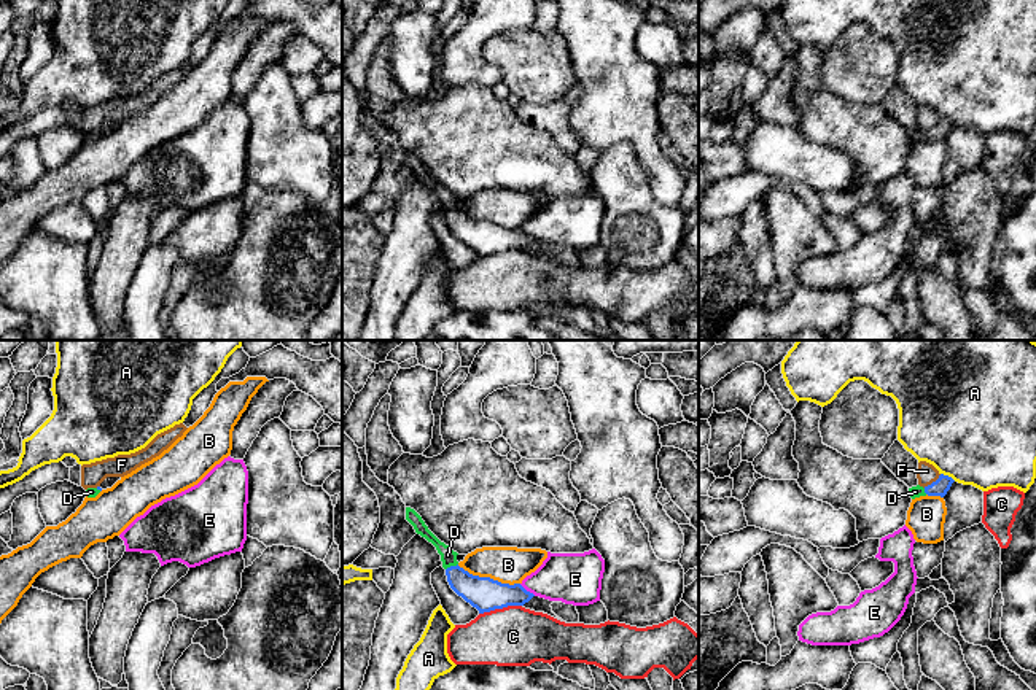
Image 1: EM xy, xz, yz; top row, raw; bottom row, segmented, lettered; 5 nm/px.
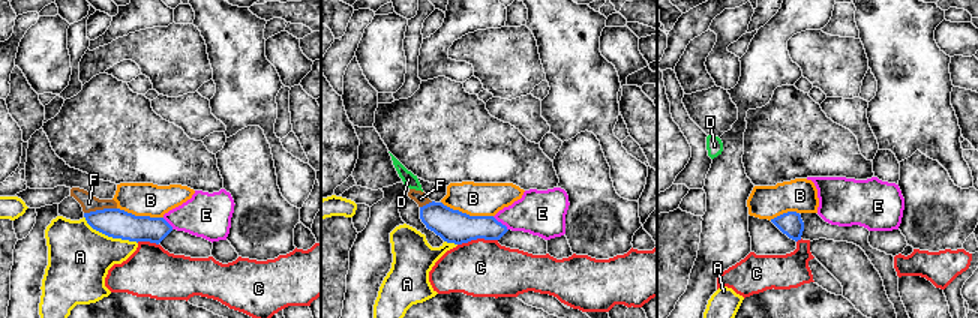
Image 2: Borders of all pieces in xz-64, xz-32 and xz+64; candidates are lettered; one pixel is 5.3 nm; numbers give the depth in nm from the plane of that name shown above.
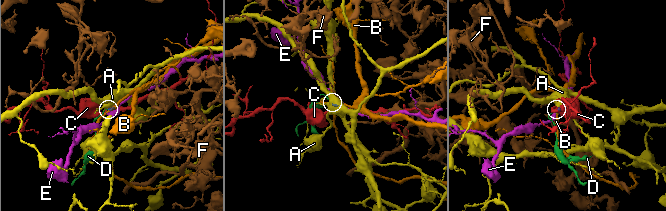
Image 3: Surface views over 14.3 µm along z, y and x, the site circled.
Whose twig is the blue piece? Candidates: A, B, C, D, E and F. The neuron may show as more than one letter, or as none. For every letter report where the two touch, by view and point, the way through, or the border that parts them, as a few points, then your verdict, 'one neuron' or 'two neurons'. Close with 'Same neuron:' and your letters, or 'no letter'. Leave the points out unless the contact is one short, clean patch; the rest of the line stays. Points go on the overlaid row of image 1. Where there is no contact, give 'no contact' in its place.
A: yz (947, 476) | along yz (941, 472), (955, 480) | two neurons
B: xz (489, 577) | two neurons
C: xz (500, 608) | along xz (521, 604), (508, 604), (479, 614) | two neurons
D: xz (451, 566) | across xz (484, 593), (475, 590), (451, 566), (447, 555) | one neuron
E: xz (525, 590) | along xz (519, 584), (535, 595) | two neurons
F: yz (933, 482) | two neurons
Same neuron: D

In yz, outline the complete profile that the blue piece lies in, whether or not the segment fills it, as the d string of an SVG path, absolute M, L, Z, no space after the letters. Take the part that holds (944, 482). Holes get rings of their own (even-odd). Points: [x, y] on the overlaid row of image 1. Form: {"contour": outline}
{"contour": "M941 474L936 482L933 482L931 485L925 486L925 488L920 485L909 488L909 494L912 499L926 496L926 494L944 498L953 482L955 480L952 477Z"}

